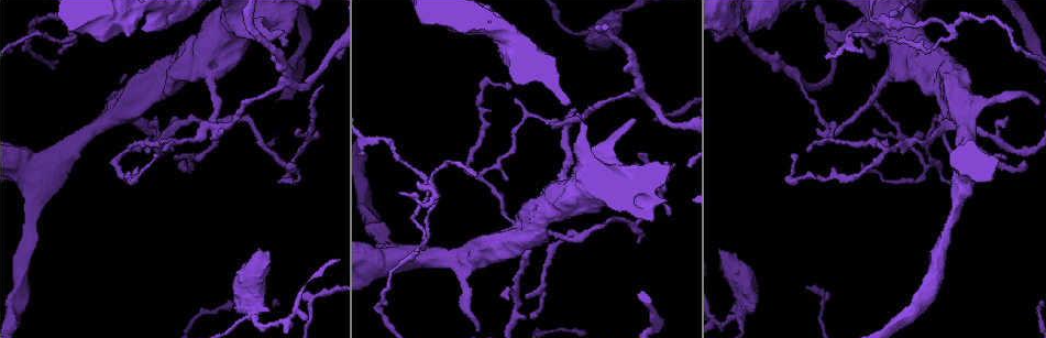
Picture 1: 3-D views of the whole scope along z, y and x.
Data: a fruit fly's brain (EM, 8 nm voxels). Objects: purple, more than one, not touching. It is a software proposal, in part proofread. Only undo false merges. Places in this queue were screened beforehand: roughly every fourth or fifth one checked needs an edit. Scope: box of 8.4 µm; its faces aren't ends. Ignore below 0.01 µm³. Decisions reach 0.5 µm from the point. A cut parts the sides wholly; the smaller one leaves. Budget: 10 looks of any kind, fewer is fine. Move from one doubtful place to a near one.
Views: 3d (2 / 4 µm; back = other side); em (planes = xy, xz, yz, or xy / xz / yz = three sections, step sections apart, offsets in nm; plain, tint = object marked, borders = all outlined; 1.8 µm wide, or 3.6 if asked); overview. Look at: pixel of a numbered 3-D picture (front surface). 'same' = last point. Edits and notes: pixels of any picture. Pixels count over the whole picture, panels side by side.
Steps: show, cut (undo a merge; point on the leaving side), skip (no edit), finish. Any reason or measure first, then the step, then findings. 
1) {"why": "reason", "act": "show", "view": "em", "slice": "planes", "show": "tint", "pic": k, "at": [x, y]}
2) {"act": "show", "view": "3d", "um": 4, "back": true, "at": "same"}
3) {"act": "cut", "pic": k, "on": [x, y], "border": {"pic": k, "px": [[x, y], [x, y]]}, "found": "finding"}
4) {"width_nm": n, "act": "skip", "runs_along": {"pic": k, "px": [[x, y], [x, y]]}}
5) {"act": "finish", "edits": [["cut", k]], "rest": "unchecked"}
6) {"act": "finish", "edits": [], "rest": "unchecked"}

{"why": "abrupt turn", "act": "show", "view": "3d", "um": 2, "pic": 1, "at": [928, 168]}

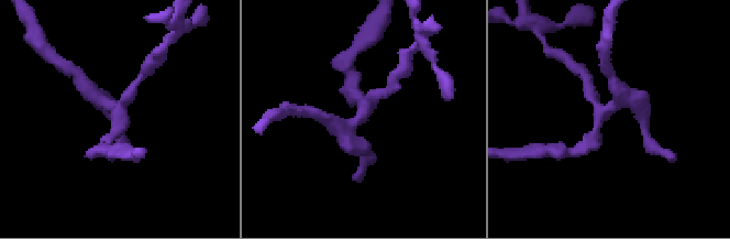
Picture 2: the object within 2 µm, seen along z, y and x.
{"act": "show", "view": "em", "slice": "xy", "step": 4, "show": "tint", "pic": 2, "at": [367, 108]}

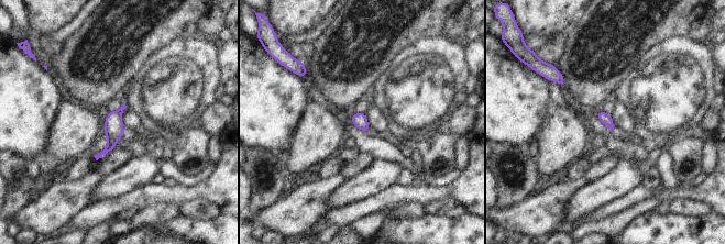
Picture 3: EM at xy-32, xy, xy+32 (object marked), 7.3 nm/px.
{"why": "cut it another way", "act": "show", "view": "em", "slice": "planes", "show": "borders", "at": "same"}

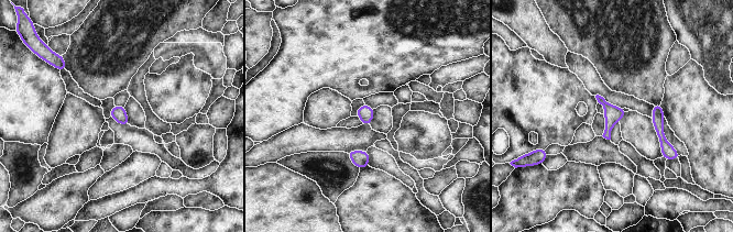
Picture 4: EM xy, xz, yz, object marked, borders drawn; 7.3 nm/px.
{"act": "skip", "found": "all the same cell"}

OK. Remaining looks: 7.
{"act": "show", "view": "em", "um": 3.6, "slice": "planes", "show": "tint", "pic": 1, "at": [900, 24]}

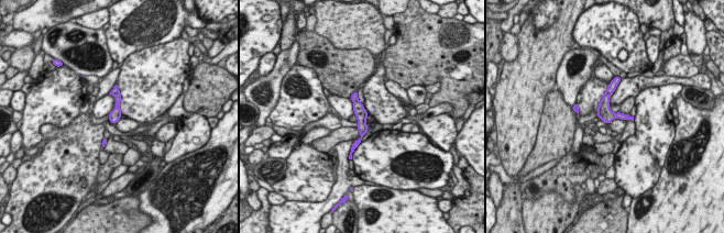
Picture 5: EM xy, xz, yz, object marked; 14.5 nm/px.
{"act": "skip", "runs_along": {"pic": 5, "px": [[354, 96], [361, 113], [362, 131]]}, "found": "one cell here"}

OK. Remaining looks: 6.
{"act": "show", "view": "em", "slice": "xy", "step": 8, "show": "tint", "pic": 1, "at": [211, 132]}

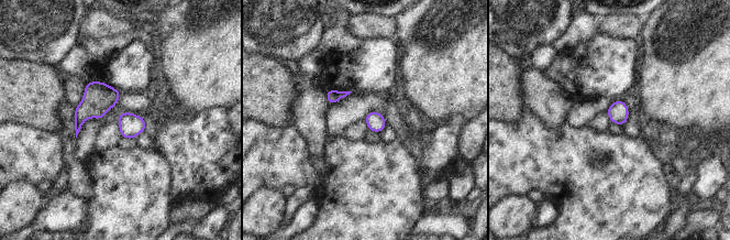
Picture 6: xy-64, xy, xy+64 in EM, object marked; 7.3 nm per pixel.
{"act": "skip", "found": "one cell here"}

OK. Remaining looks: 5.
{"why": "abrupt turn", "act": "show", "view": "3d", "um": 2, "pic": 1, "at": [742, 325]}

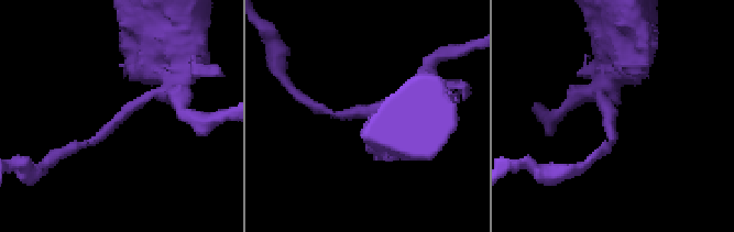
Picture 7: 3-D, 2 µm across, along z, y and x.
{"arms": 3, "act": "show", "view": "em", "slice": "planes", "show": "borders", "pic": 7, "at": [367, 114]}

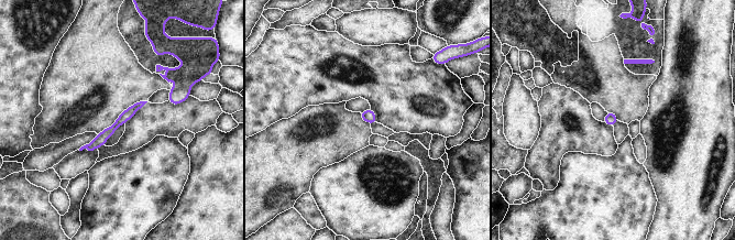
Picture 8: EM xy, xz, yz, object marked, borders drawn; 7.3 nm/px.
{"width_nm": 80, "act": "cut", "pic": 8, "on": [177, 94], "part_leaving": {"pic": 8, "px": [[139, 105], [89, 146]]}, "found": "two cells meet here"}

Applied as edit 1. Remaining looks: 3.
{"act": "finish", "edits": [["cut", 8]], "rest": "unchecked"}

